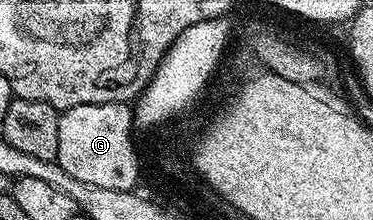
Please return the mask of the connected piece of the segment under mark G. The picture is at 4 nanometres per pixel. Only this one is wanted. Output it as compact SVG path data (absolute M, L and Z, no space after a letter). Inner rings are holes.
M125 102L81 104L59 116L57 161L69 176L97 184L97 188L135 190L139 178L139 154L133 136L132 107Z

